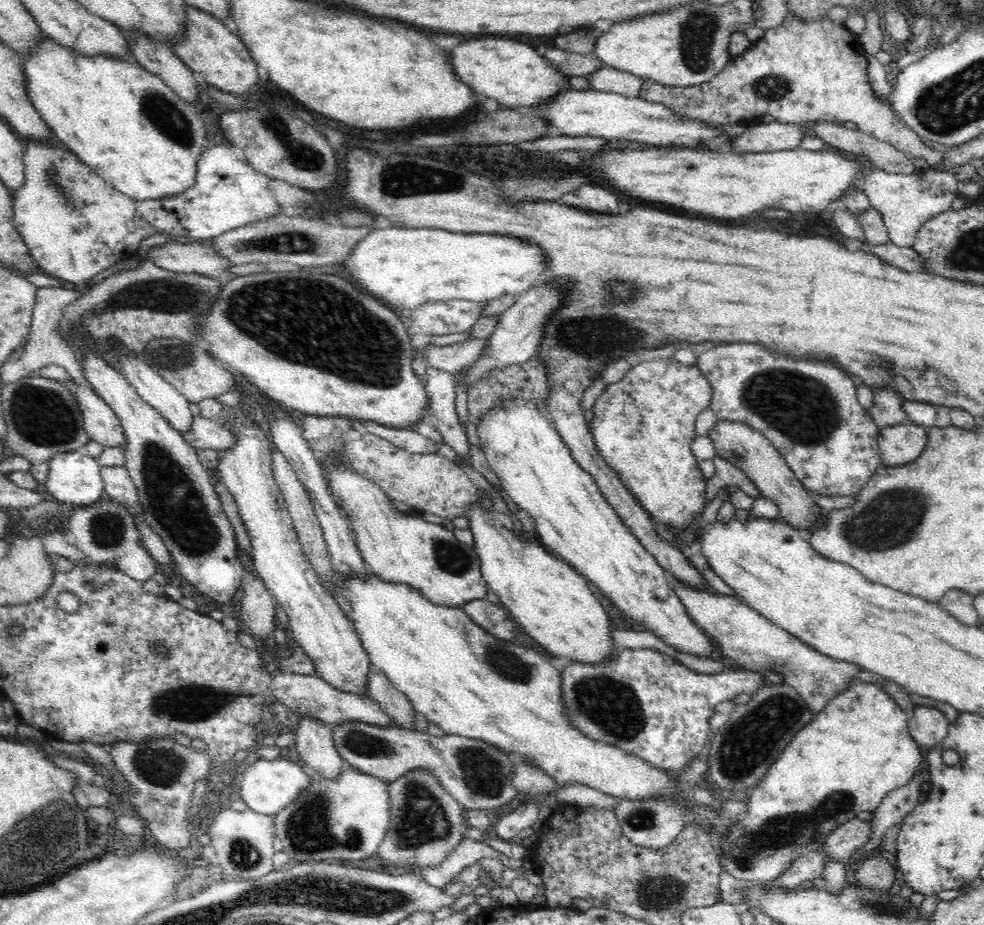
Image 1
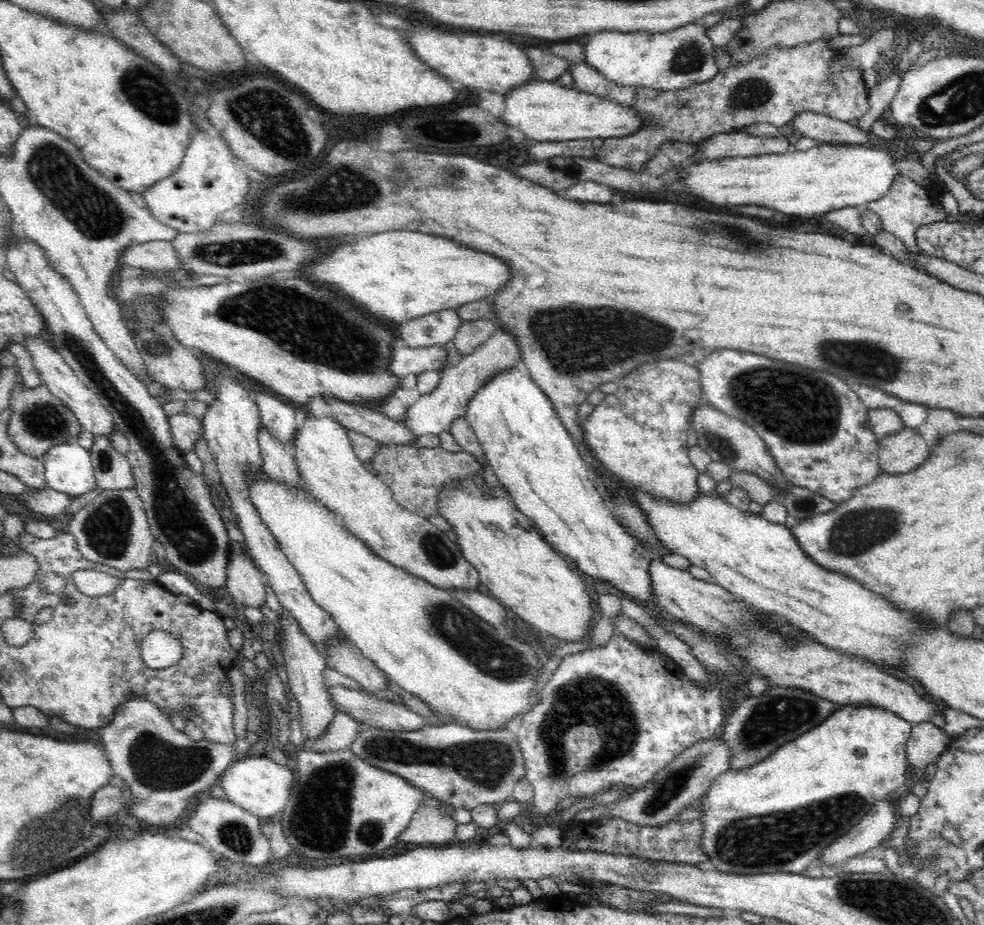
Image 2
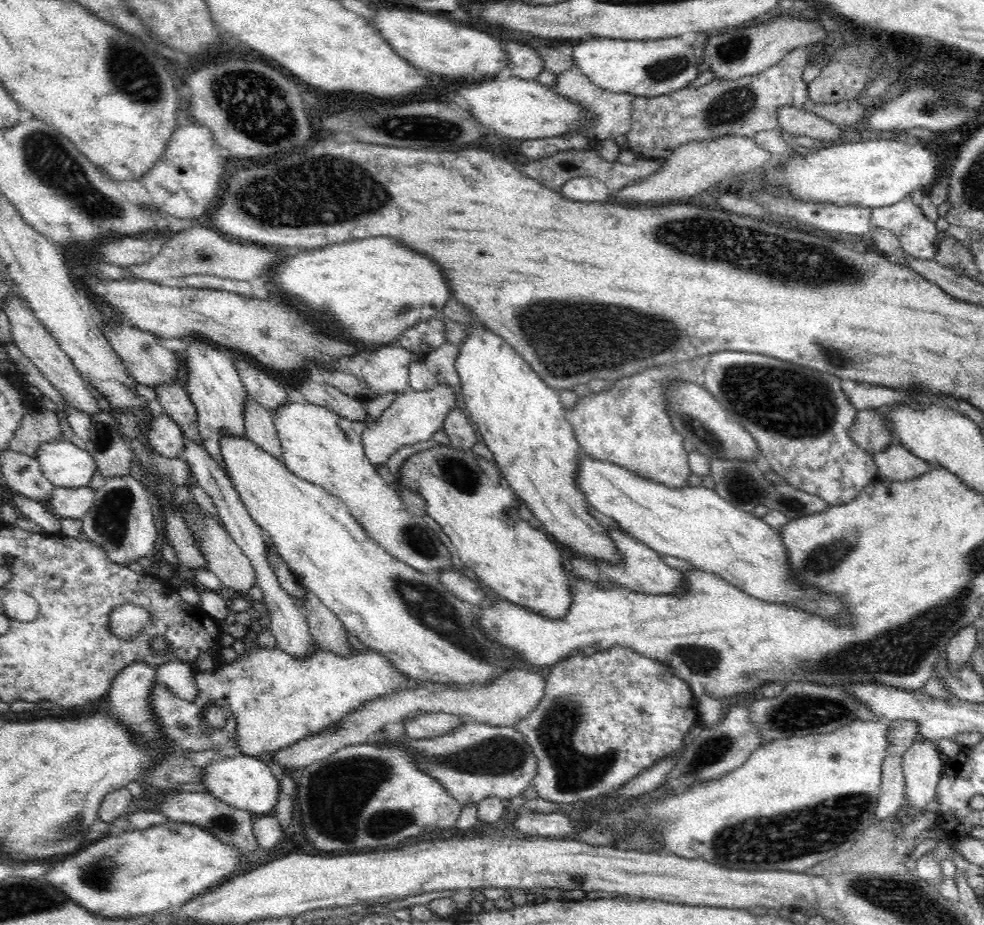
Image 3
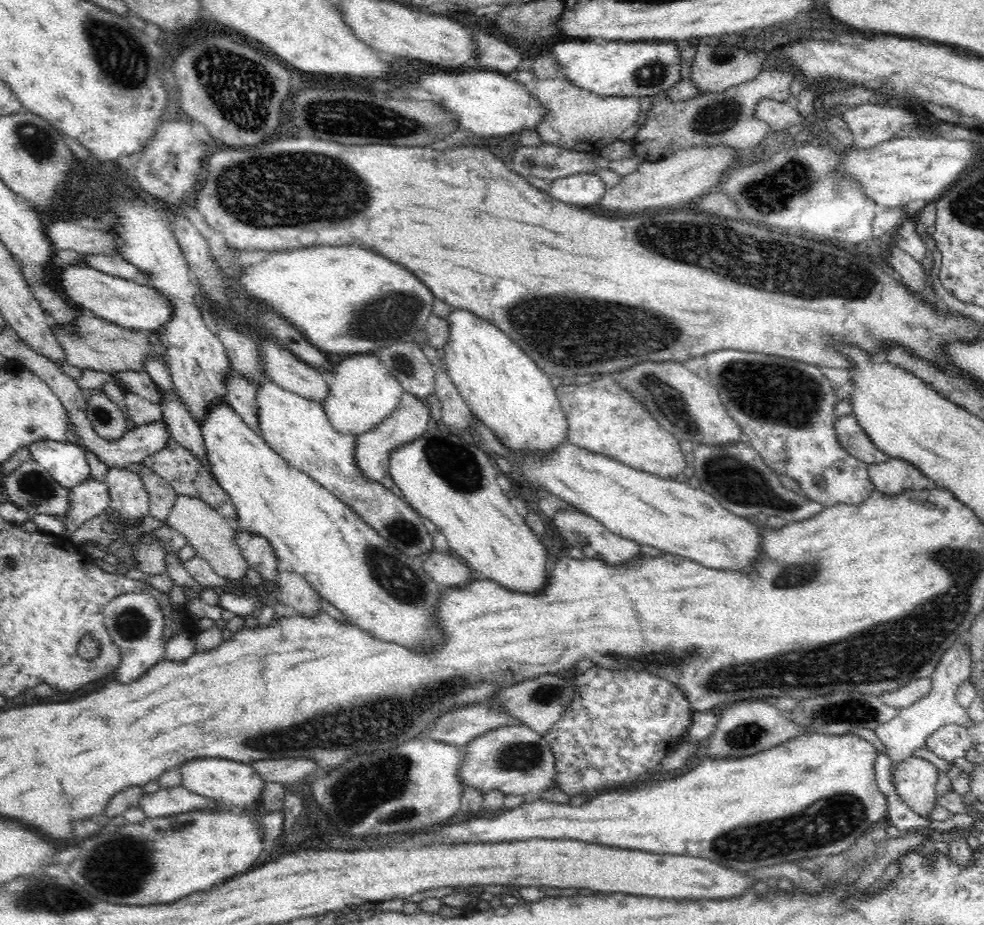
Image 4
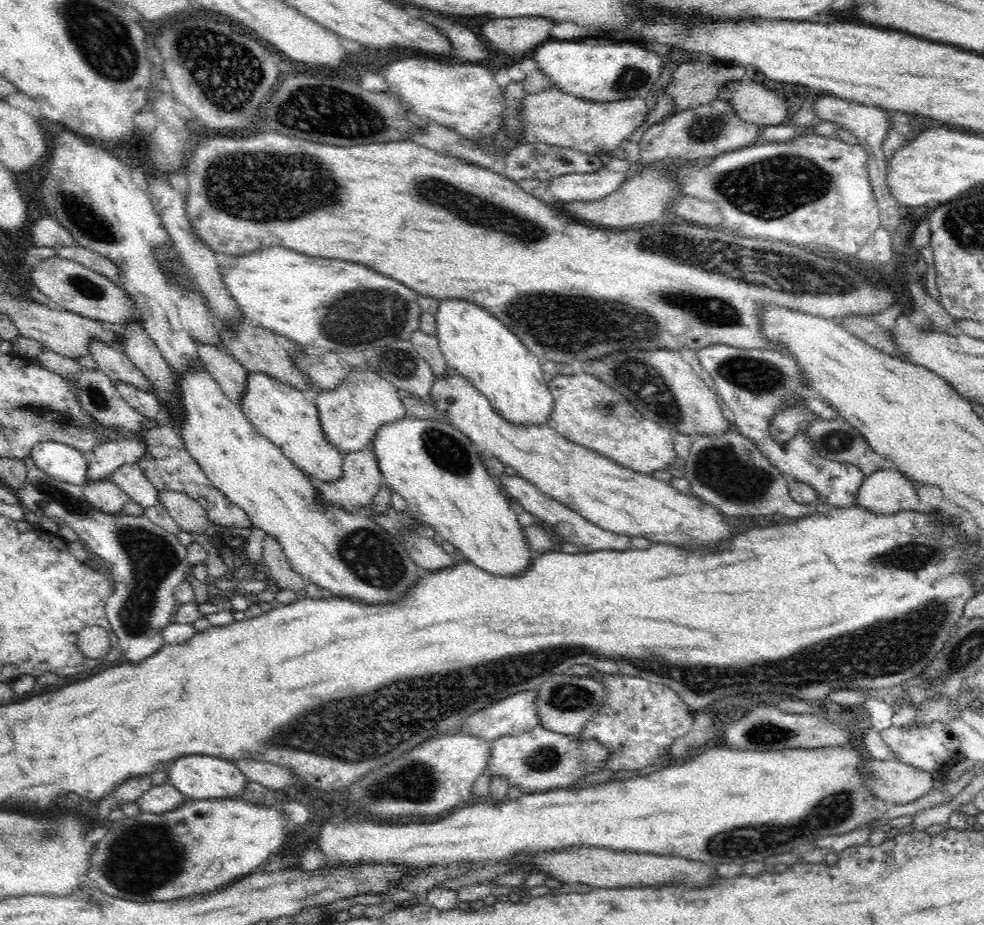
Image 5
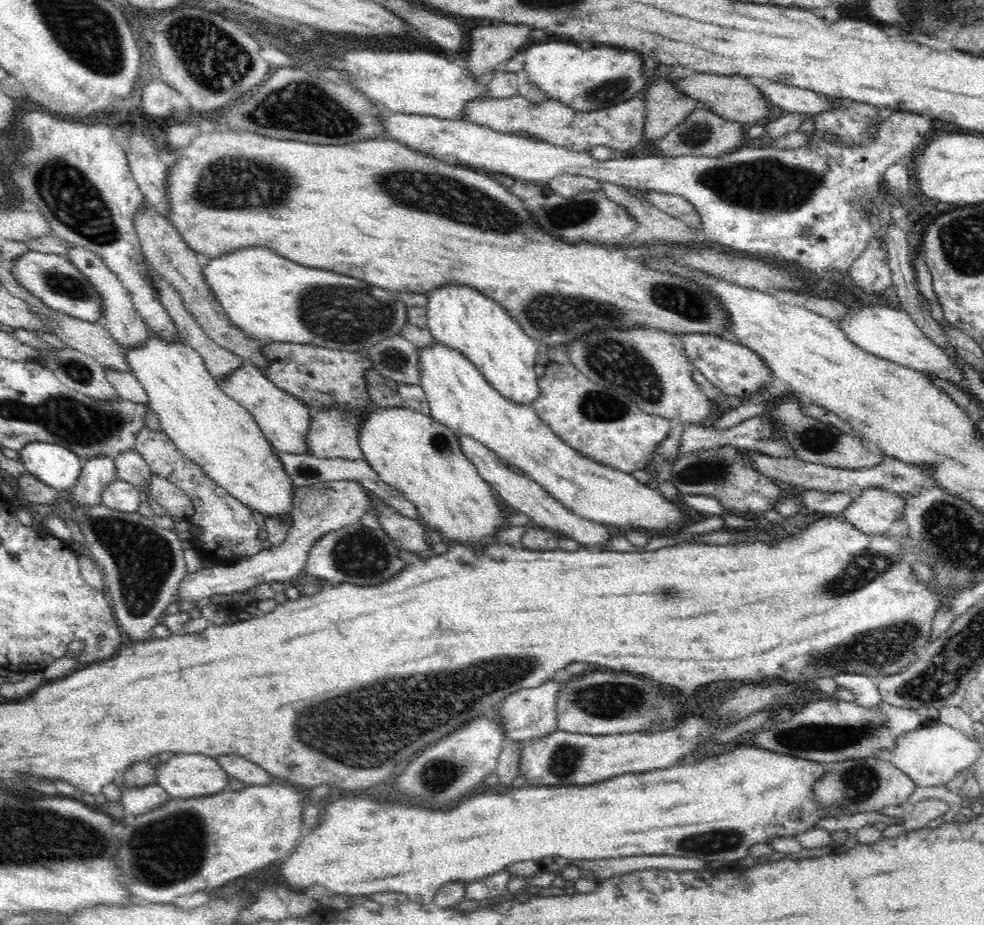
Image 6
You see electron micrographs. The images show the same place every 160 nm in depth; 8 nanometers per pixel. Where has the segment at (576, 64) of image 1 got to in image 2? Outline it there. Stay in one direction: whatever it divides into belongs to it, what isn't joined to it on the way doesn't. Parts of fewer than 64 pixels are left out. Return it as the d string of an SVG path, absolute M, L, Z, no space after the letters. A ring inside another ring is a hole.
M524 48L533 68L533 78L542 81L558 82L564 71L568 71L572 64L564 58L552 54L542 48Z

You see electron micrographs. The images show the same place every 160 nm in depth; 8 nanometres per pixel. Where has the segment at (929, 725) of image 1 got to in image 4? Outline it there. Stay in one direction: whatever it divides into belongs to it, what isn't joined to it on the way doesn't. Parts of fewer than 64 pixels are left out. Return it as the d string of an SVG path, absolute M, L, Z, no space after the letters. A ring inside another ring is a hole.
M905 758L891 767L891 779L896 792L916 814L927 817L937 801L939 769L926 759Z

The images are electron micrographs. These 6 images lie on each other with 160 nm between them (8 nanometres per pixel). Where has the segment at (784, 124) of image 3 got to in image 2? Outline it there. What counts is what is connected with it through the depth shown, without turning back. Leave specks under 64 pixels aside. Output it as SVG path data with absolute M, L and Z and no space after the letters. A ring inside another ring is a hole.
M810 111L799 112L791 122L802 137L810 137L820 144L866 144L870 136L853 122L835 120Z

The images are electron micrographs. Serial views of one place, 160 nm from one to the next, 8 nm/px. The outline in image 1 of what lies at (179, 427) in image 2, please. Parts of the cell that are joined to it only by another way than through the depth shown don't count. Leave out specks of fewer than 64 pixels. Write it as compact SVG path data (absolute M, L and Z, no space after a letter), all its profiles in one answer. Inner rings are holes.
M203 415L193 418L190 428L182 434L186 442L194 448L212 448L221 451L235 445L235 434L228 425L219 419L204 418Z

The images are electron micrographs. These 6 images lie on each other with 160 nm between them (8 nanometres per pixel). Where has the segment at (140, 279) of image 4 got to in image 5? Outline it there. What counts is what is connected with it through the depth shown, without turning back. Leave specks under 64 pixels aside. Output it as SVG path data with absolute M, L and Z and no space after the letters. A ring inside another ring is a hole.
M57 246L54 247L59 258L78 262L86 268L101 274L114 283L119 282L120 269L114 265L112 260L105 258L103 255L97 254L88 248L76 246Z

